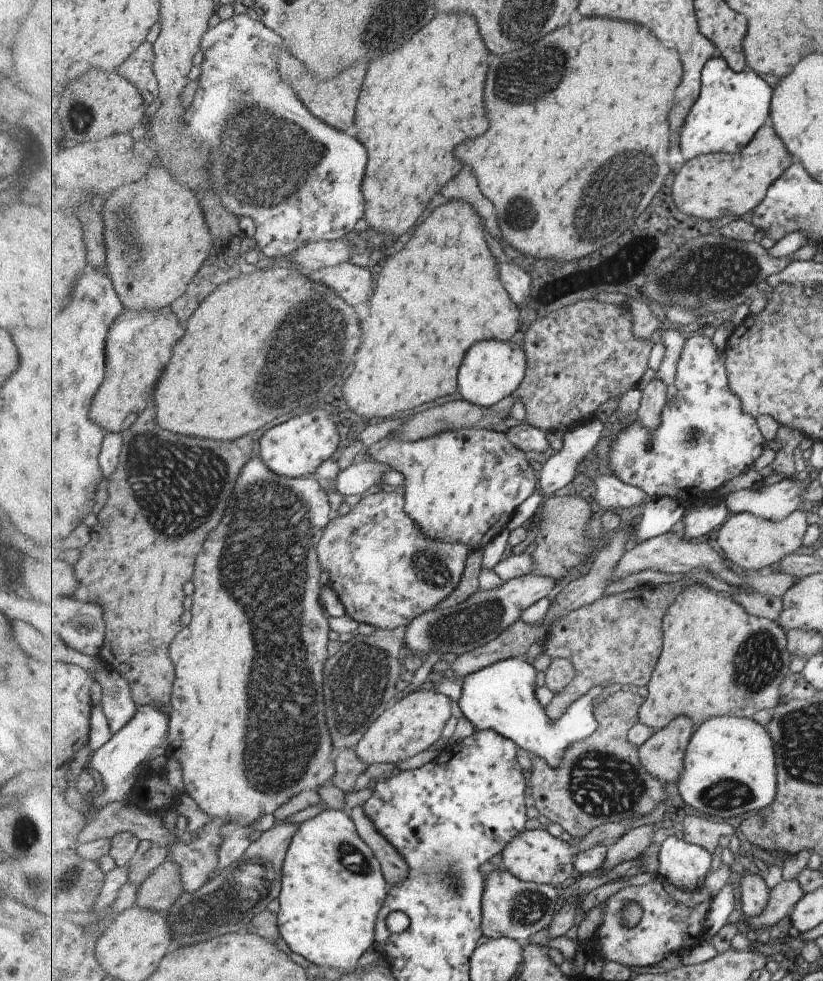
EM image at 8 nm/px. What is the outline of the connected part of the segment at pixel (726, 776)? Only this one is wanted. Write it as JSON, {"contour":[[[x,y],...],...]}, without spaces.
{"contour":[[[721,716],[711,718],[695,732],[685,758],[685,767],[679,778],[680,795],[686,804],[702,814],[732,818],[742,816],[750,810],[765,809],[772,806],[779,791],[777,746],[771,732],[756,722],[756,718]]]}

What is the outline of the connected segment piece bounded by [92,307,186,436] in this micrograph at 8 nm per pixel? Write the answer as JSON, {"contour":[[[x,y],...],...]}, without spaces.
{"contour":[[[172,307],[158,311],[130,310],[118,318],[114,334],[110,334],[110,374],[98,402],[93,404],[92,418],[103,429],[124,436],[140,420],[140,414],[150,408],[156,396],[160,378],[172,362],[177,344],[184,338],[186,328],[178,322]]]}

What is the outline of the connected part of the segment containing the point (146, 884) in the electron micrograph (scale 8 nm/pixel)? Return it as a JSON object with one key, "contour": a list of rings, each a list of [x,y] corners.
{"contour":[[[170,859],[156,868],[142,883],[136,903],[159,911],[170,911],[184,893],[182,865]]]}

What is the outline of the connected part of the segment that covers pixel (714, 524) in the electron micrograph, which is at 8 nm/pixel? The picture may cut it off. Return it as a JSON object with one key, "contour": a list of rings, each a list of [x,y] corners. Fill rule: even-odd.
{"contour":[[[726,500],[704,506],[696,504],[687,510],[683,518],[685,530],[682,536],[686,541],[702,538],[708,532],[720,528],[732,515]]]}

